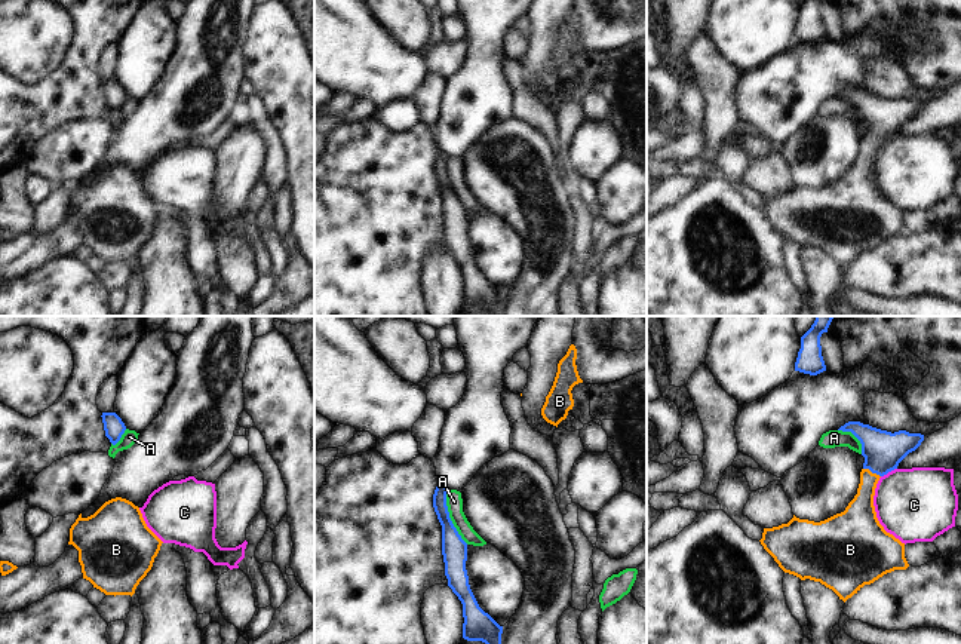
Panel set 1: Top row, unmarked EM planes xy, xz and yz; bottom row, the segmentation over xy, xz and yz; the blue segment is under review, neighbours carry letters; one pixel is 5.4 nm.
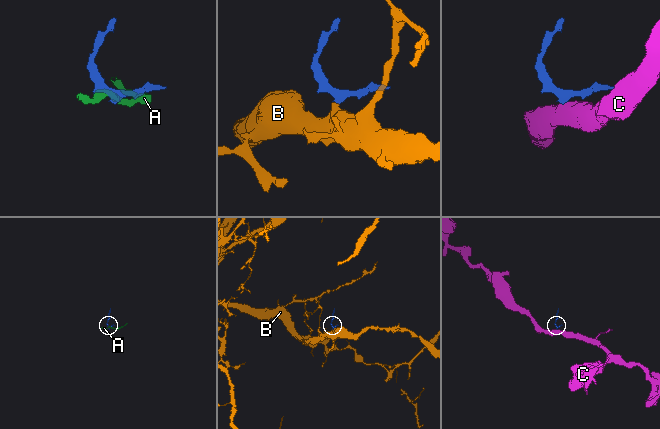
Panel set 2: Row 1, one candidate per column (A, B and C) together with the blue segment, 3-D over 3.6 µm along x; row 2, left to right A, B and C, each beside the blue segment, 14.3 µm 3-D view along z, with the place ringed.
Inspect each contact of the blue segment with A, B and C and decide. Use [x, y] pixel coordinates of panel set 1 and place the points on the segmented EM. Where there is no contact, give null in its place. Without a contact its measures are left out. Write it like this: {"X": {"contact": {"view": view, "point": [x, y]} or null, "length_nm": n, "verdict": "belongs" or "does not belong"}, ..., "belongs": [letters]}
{"A": {"contact": {"view": "xz", "point": [448, 517]}, "length_nm": 320, "verdict": "does not belong"}, "B": {"contact": {"view": "yz", "point": [872, 472]}, "length_nm": 110, "verdict": "belongs"}, "C": {"contact": {"view": "yz", "point": [889, 471]}, "length_nm": 100, "verdict": "does not belong"}, "belongs": ["B"]}

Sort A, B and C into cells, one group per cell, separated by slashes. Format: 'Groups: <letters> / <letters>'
Groups: A / B / C.

